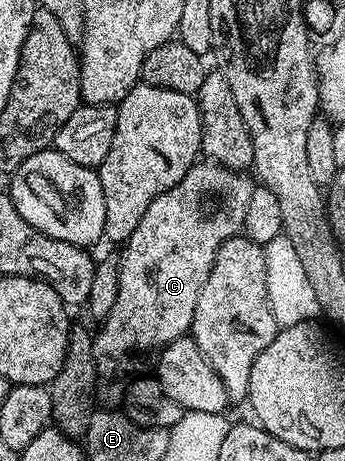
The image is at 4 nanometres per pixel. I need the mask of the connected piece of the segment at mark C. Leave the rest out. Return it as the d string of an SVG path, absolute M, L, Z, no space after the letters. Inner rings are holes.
M197 160L170 191L158 195L146 207L134 235L123 242L124 250L118 256L118 300L110 307L110 315L99 326L100 334L95 334L93 343L97 375L103 382L102 397L104 393L109 406L121 404L126 385L116 381L119 377L139 374L148 356L150 361L166 343L191 330L198 295L210 279L220 245L244 228L246 206L254 188L253 178L248 176L247 172L227 169L214 161Z

